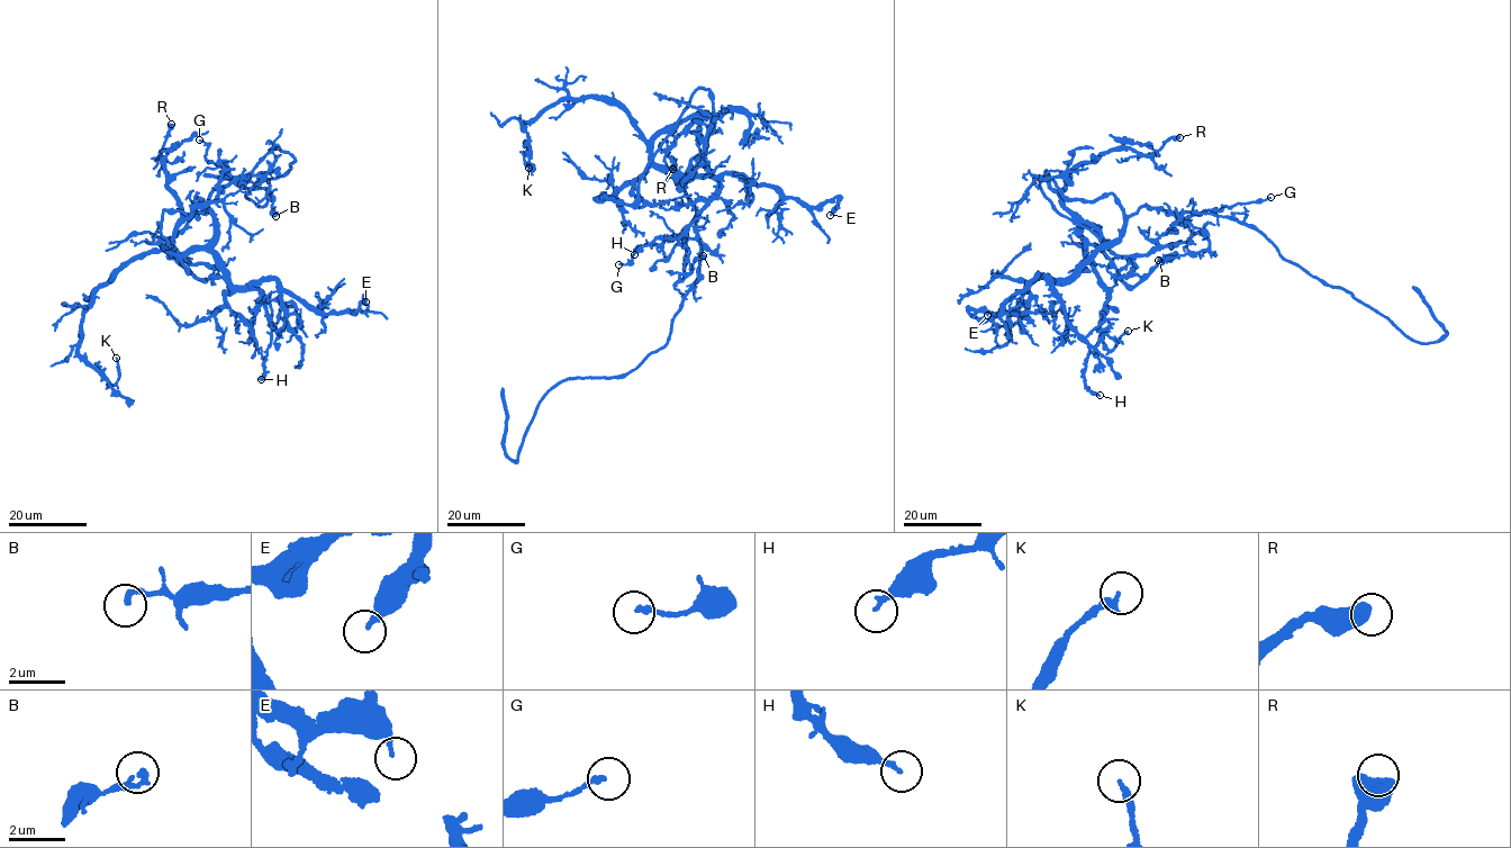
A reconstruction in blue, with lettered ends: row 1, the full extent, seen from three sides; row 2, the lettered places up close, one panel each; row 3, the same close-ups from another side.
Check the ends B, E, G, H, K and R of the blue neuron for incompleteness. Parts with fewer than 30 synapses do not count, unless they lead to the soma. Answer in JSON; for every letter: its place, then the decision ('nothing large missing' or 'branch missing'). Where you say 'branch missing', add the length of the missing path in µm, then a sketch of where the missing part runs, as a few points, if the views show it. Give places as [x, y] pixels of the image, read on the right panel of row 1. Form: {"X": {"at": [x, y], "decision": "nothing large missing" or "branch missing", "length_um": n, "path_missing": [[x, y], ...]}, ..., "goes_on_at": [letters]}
{"B": {"at": [1158, 260], "decision": "nothing large missing"}, "E": {"at": [987, 315], "decision": "nothing large missing"}, "G": {"at": [1270, 197], "decision": "nothing large missing"}, "H": {"at": [1100, 395], "decision": "nothing large missing"}, "K": {"at": [1128, 331], "decision": "nothing large missing"}, "R": {"at": [1179, 137], "decision": "nothing large missing"}, "goes_on_at": []}

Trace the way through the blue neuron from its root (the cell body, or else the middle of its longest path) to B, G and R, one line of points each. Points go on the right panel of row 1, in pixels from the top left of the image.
B: (1183, 213), (1177, 219), (1193, 232), (1206, 235), (1209, 246), (1158, 260)
G: (1183, 213), (1178, 214), (1179, 220), (1205, 210), (1270, 197)
R: (1183, 213), (1143, 206), (1127, 215), (1111, 194), (1094, 201), (1056, 189), (1105, 153), (1150, 155), (1179, 137)

